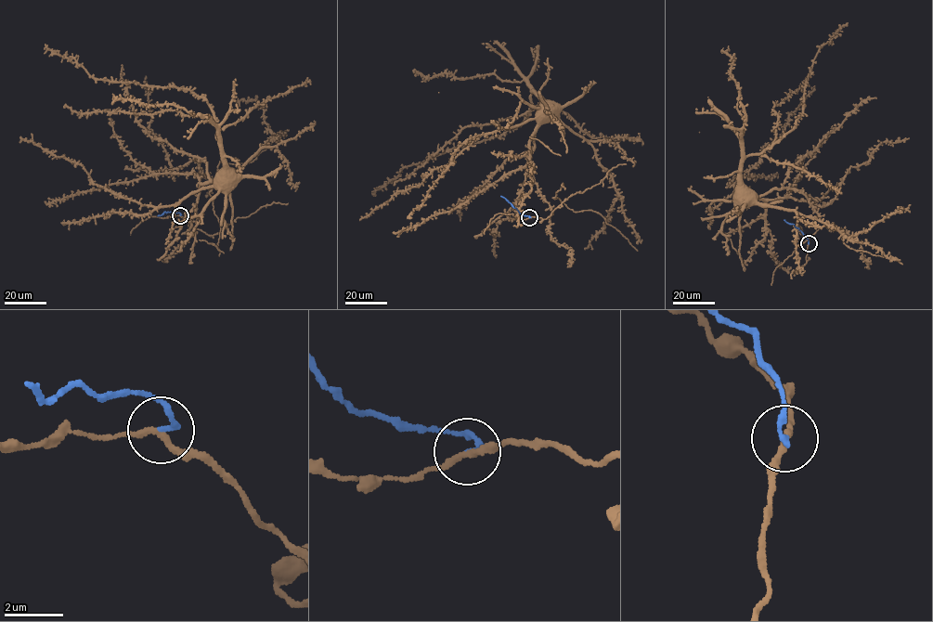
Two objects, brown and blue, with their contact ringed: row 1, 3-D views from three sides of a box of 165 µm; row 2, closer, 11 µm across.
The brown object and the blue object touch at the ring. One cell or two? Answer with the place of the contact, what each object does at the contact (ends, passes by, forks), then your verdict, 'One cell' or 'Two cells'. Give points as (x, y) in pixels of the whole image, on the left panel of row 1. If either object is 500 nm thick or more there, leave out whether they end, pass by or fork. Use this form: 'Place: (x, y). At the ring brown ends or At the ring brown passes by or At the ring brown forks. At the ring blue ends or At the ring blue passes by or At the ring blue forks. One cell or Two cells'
Place: (180, 215). At the ring brown passes by. At the ring blue ends. Two cells

